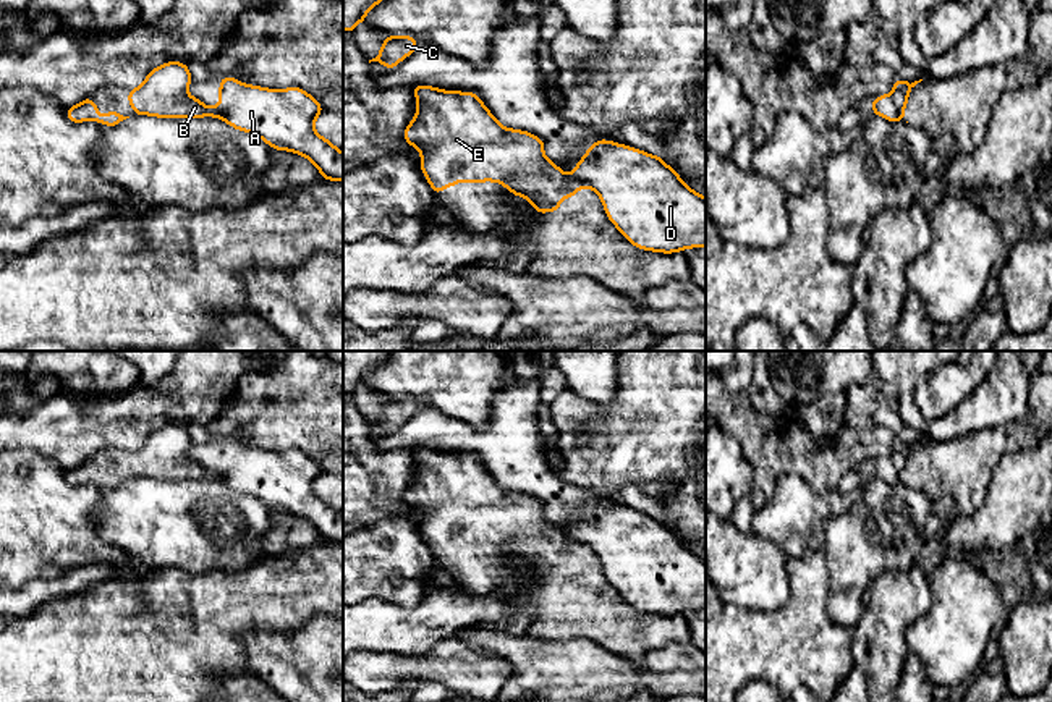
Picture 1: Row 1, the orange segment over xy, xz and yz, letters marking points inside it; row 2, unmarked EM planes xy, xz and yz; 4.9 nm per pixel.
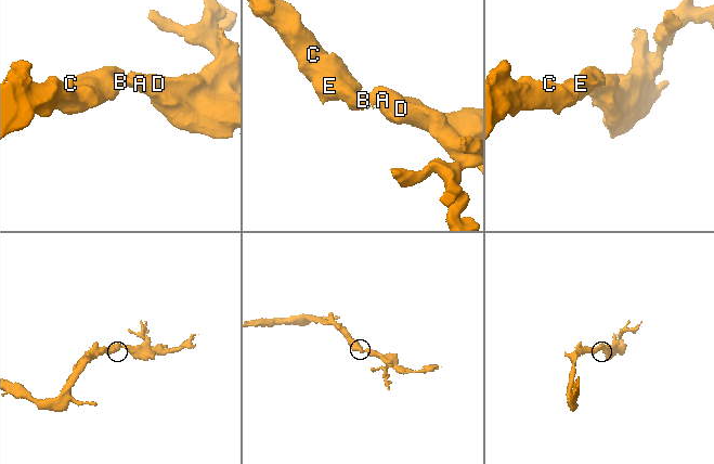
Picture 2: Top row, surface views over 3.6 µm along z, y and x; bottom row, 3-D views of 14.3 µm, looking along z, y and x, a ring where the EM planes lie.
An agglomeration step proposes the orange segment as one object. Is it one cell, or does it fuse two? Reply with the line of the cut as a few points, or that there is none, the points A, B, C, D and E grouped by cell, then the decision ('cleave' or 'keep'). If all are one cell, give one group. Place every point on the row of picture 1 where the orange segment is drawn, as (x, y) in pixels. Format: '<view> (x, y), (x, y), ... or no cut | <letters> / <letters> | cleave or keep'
xz (572, 175), (593, 188) | A D / B C E | cleave

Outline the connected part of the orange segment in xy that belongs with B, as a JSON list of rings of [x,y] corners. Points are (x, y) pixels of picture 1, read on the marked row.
[[[168,61],[154,68],[139,87],[129,89],[128,102],[134,108],[134,115],[152,115],[159,118],[220,118],[220,107],[207,107],[199,99],[188,95],[191,81],[188,65]]]

